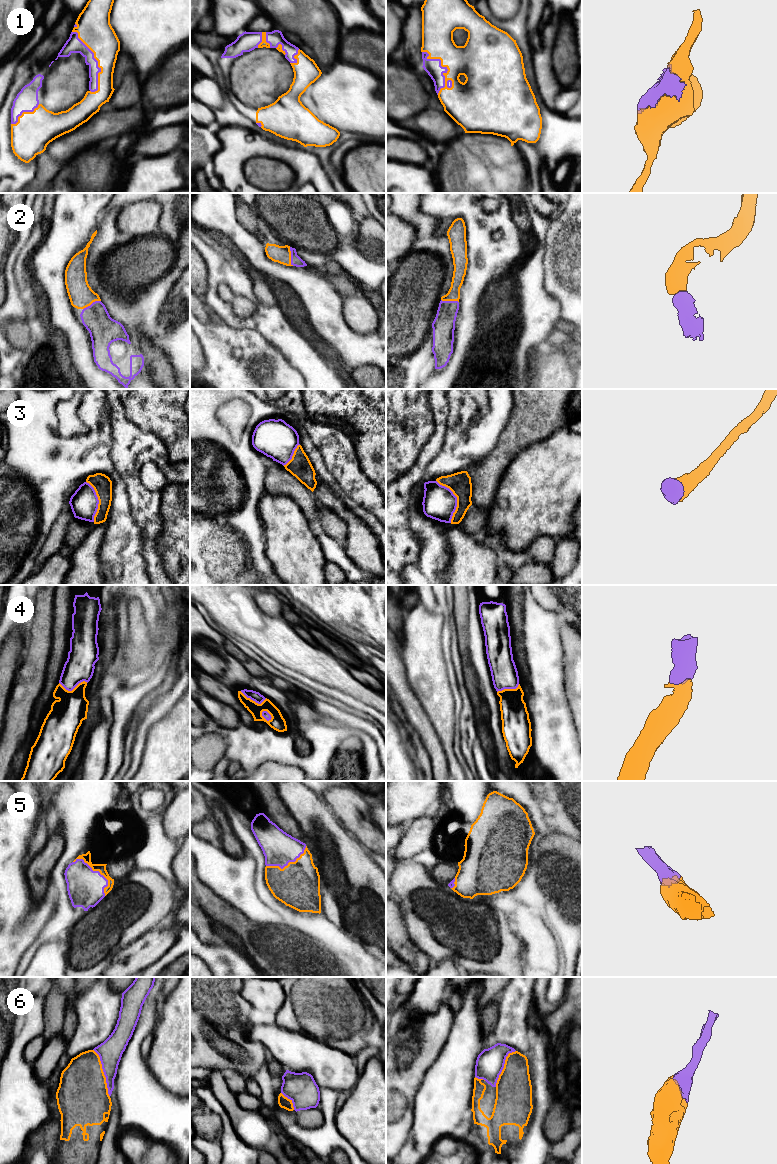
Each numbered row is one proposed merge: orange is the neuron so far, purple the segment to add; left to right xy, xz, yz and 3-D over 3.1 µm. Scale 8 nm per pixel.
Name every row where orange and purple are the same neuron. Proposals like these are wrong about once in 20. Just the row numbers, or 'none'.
1, 2, 3, 4, 5, 6

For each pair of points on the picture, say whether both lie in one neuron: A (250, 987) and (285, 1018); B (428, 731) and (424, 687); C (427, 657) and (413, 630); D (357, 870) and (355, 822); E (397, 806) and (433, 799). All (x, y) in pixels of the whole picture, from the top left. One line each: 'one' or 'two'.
A: two
B: two
C: one
D: two
E: one

